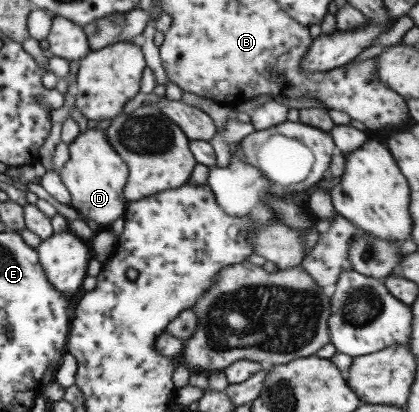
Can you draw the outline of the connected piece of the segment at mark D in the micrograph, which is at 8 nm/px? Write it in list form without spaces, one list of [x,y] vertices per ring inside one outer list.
[[[95,128],[80,133],[76,140],[69,144],[69,159],[62,166],[59,178],[70,192],[69,206],[74,208],[80,217],[88,222],[93,220],[103,228],[107,228],[116,218],[124,216],[127,201],[124,198],[124,187],[129,175],[127,164],[116,154],[106,138],[106,130]]]

